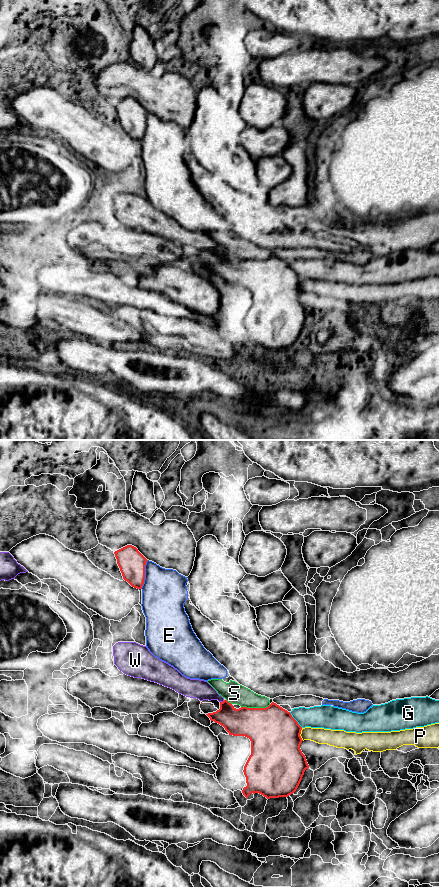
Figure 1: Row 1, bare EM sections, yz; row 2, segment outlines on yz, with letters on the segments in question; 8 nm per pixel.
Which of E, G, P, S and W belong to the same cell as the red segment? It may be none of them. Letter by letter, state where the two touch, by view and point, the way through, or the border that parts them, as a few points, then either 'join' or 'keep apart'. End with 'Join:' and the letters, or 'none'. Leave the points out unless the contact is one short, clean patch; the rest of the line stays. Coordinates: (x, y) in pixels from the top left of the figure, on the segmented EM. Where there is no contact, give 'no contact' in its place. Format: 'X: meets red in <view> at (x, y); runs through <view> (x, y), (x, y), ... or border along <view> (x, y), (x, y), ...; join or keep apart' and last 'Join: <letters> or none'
E: meets red in yz at (144, 574); keep apart
G: meets red in yz at (295, 720); border along yz (289, 712), (302, 727); keep apart
P: meets red in yz at (300, 733); border along yz (301, 728), (300, 735), (303, 740); keep apart
S: meets red in yz at (255, 708); keep apart
W: meets red in yz at (223, 701); keep apart
Join: none

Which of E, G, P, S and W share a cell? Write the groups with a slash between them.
E / G S / P W

